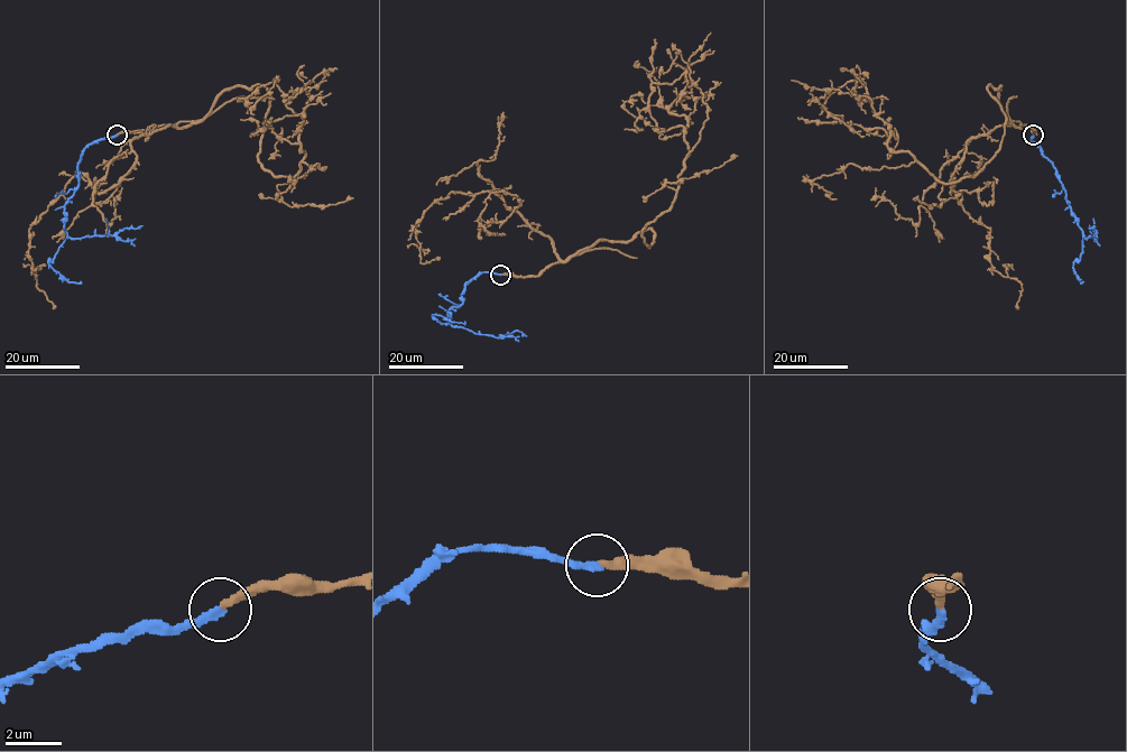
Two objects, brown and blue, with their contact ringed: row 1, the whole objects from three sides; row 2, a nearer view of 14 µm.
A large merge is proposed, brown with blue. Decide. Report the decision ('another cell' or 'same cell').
same cell

